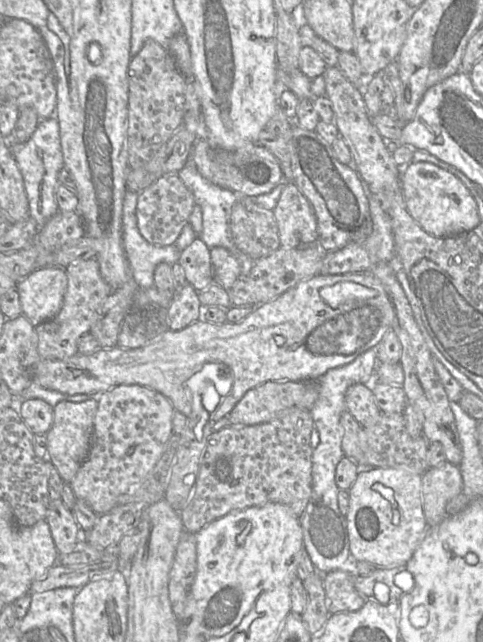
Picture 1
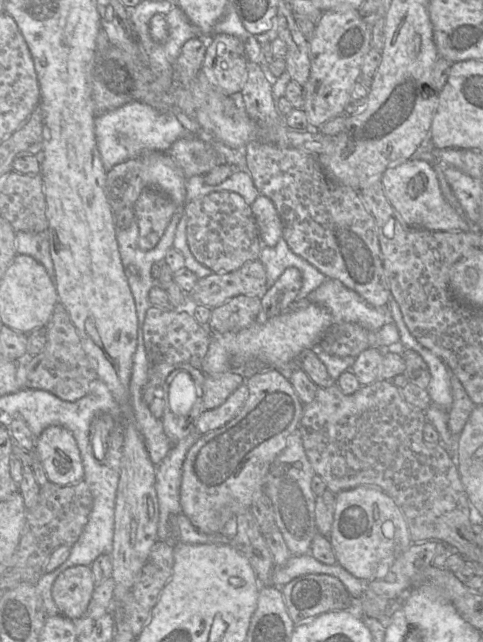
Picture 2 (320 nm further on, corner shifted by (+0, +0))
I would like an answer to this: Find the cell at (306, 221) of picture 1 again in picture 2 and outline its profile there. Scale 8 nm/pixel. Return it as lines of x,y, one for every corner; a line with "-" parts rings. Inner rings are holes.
260,194
251,208
263,245
274,247
282,238
282,224
274,203

